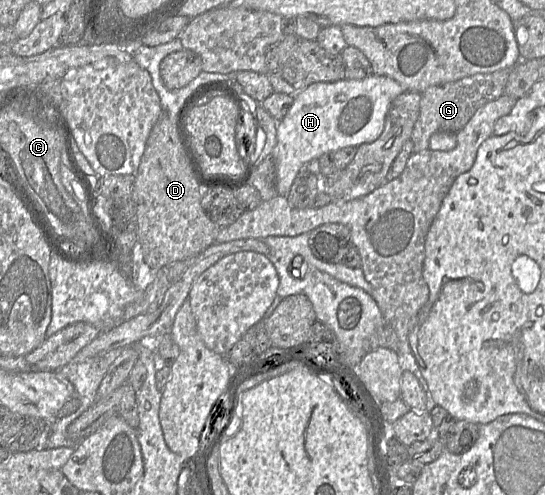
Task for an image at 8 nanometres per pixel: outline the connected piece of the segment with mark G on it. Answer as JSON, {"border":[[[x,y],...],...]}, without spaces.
{"border":[[[511,69],[488,74],[476,74],[442,85],[431,86],[421,93],[419,117],[414,125],[411,141],[414,153],[428,150],[430,137],[440,131],[458,132],[476,111],[504,94]]]}

